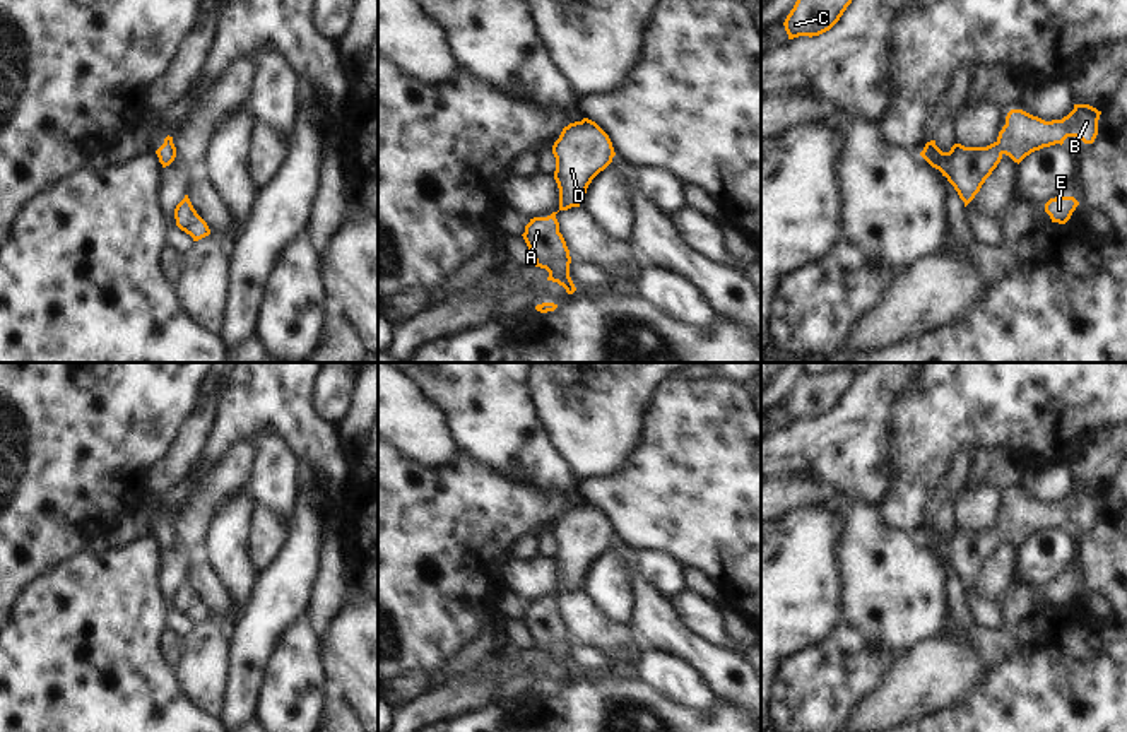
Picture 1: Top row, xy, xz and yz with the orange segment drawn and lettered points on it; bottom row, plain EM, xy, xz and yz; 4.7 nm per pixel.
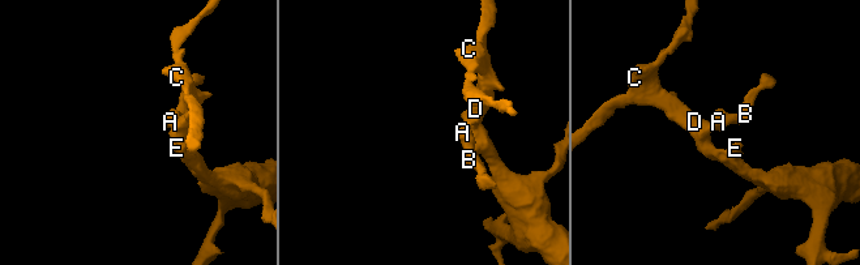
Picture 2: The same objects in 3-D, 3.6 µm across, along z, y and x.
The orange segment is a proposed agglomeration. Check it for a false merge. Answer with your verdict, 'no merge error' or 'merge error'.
no merge error

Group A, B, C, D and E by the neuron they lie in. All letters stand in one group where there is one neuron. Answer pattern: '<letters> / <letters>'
A B C D E

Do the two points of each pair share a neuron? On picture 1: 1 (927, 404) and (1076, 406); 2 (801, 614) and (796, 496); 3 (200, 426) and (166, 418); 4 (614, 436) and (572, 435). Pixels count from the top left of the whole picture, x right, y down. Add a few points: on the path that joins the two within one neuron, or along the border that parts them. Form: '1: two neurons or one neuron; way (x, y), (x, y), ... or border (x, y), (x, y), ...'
1: one neuron; way (965, 404), (1038, 404)
2: two neurons; border (821, 501), (801, 505), (778, 519)
3: two neurons; border (188, 416), (161, 455)
4: one neuron; way (604, 435), (582, 435)

